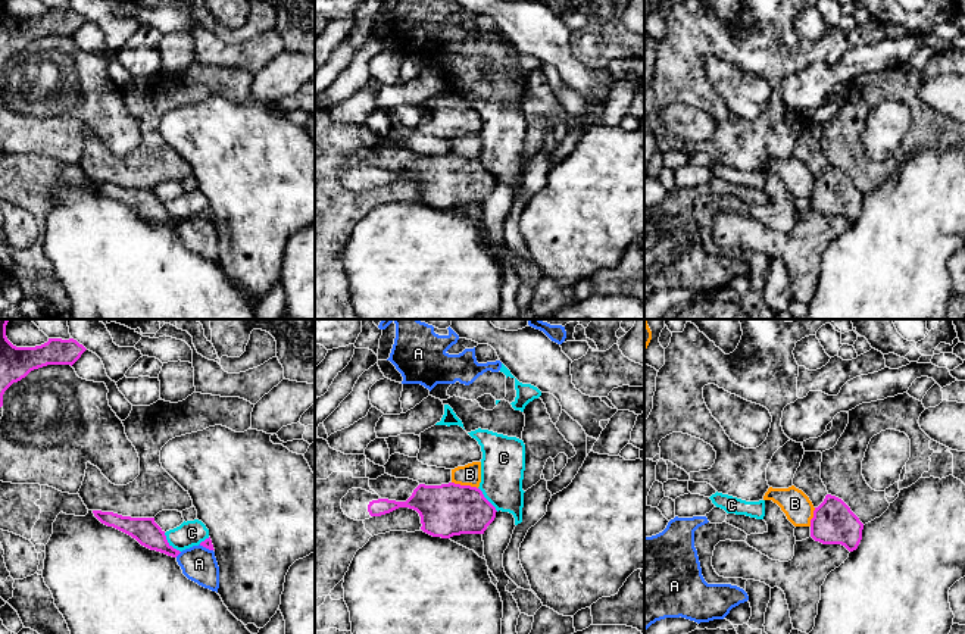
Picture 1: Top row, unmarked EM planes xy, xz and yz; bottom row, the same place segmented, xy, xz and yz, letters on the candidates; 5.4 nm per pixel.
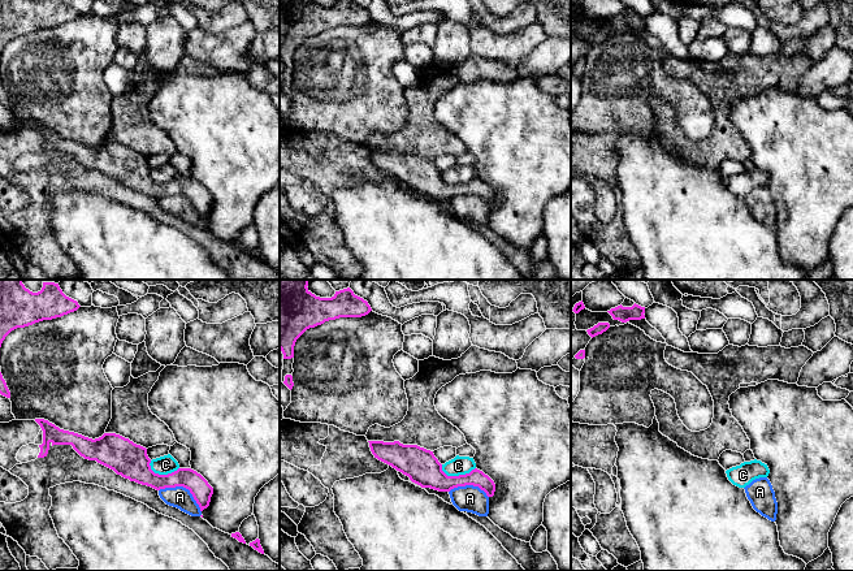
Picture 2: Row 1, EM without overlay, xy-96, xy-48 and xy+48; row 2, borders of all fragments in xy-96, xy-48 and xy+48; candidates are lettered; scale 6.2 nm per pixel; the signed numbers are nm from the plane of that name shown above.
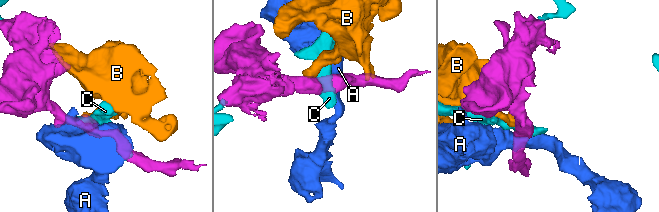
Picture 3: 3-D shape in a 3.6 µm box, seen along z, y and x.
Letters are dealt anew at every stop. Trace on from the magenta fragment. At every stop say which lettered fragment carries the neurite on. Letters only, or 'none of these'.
none of these

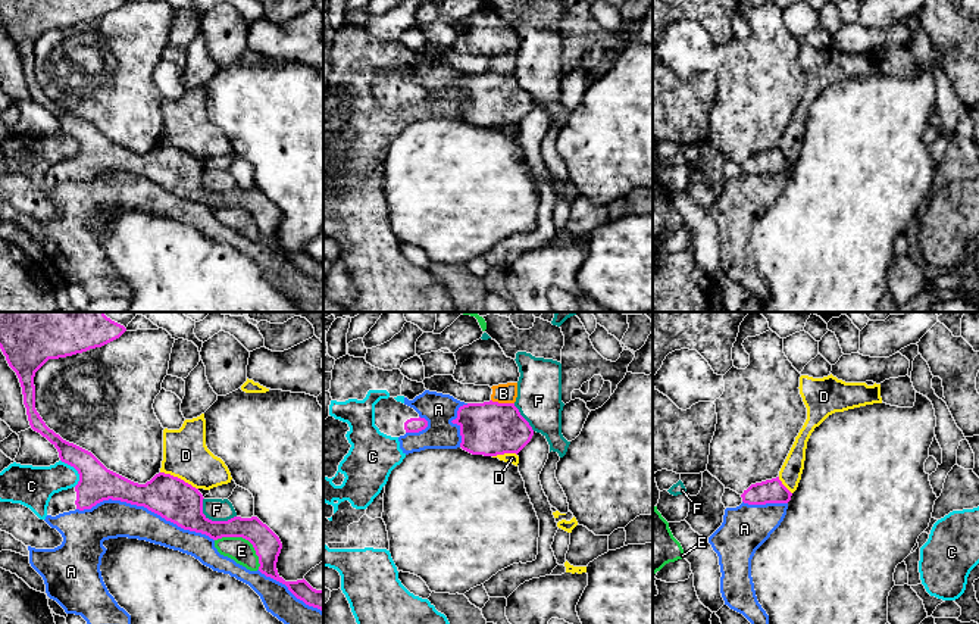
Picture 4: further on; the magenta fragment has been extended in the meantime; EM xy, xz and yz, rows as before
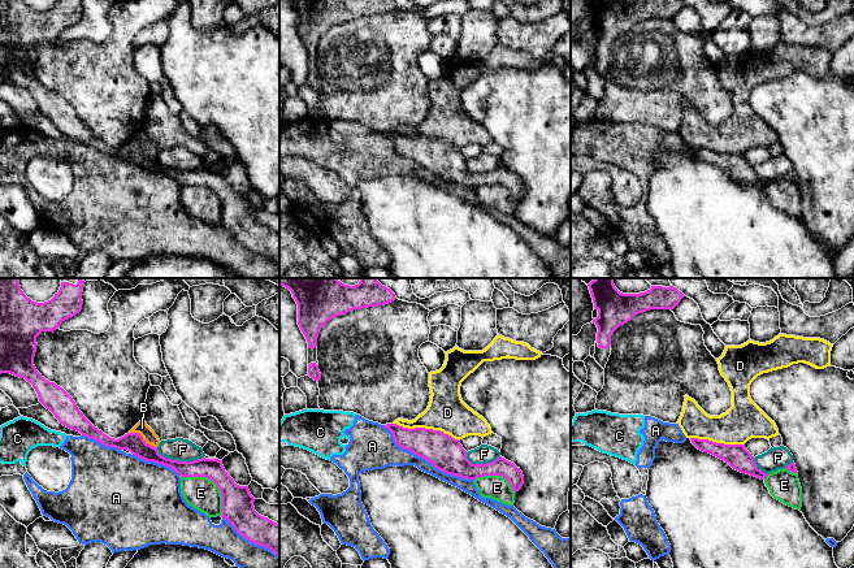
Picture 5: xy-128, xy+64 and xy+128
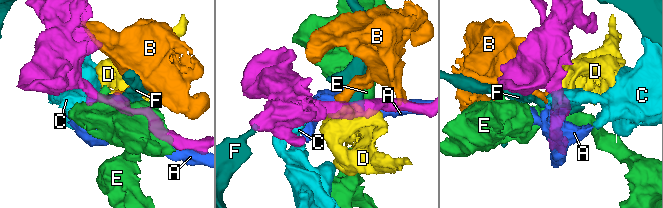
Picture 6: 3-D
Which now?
none of these

